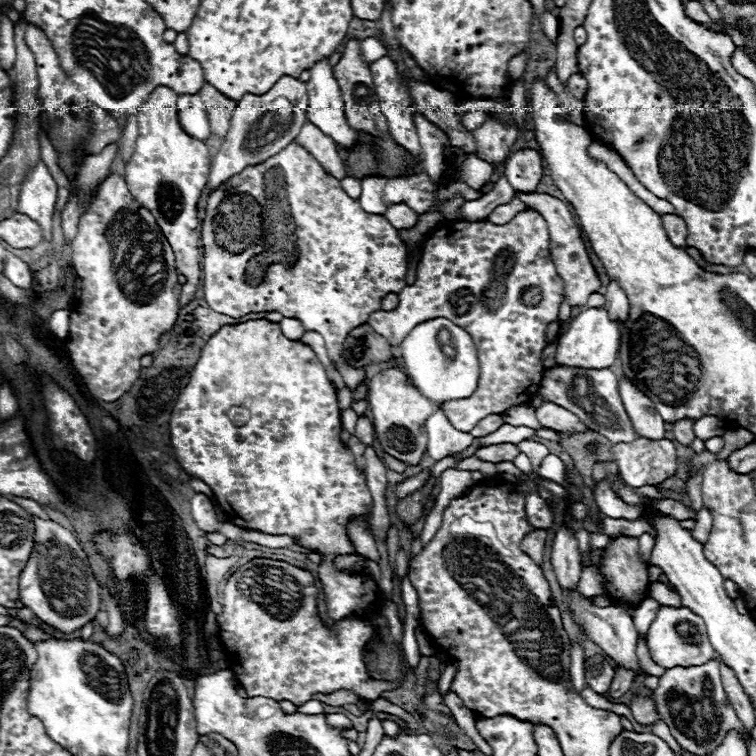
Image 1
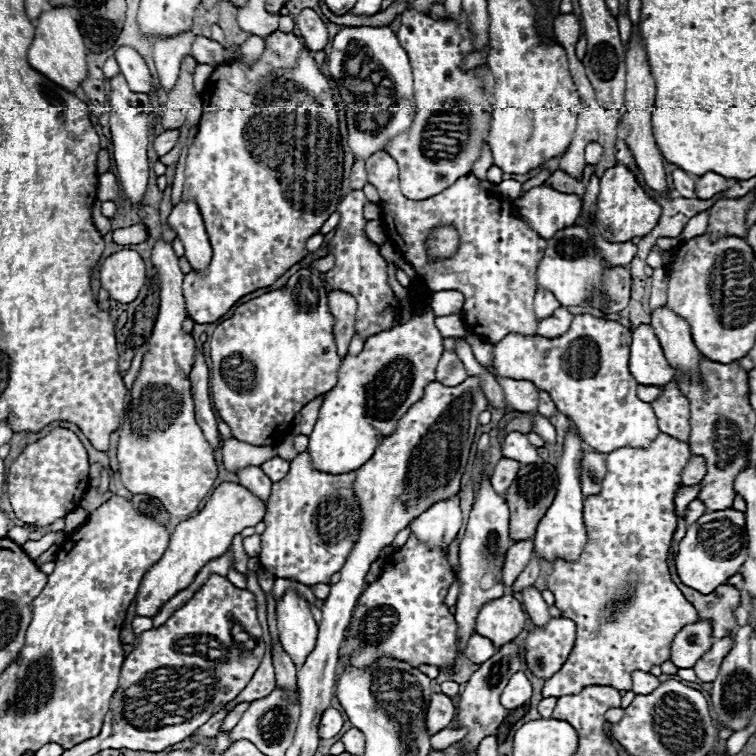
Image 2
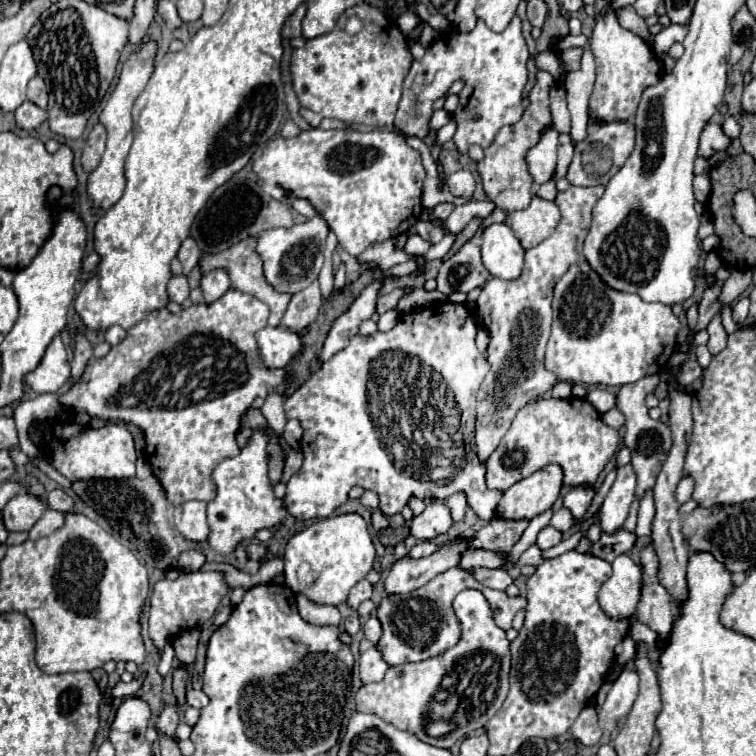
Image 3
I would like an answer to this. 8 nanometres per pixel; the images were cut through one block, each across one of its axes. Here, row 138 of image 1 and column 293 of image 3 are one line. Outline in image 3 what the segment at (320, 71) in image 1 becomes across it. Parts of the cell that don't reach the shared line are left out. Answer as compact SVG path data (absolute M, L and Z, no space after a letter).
M280 326L262 328L260 332L256 332L256 342L266 368L284 368L302 348L300 336Z

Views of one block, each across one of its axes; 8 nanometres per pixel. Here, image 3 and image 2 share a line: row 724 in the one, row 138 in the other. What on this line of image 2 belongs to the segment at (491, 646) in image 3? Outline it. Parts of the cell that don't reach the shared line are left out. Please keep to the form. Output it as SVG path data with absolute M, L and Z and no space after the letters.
M406 10L402 14L398 40L408 52L414 74L416 116L412 128L390 140L384 150L400 166L402 194L410 200L426 200L470 174L490 128L488 110L494 106L494 76L486 72L482 84L476 70L460 70L462 58L472 52L472 32L464 12L460 24L456 24L448 18L434 20L416 10Z

